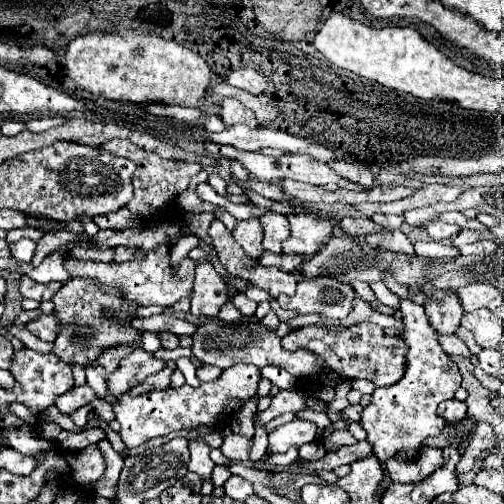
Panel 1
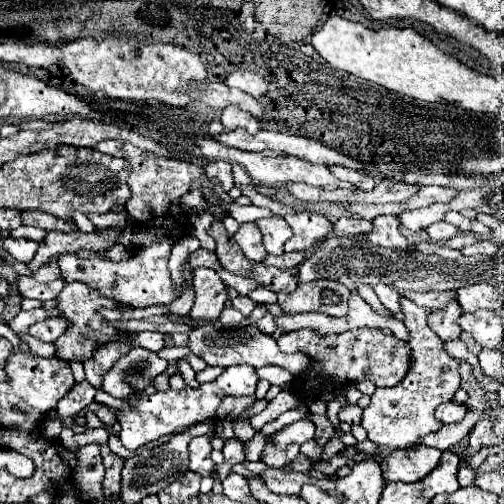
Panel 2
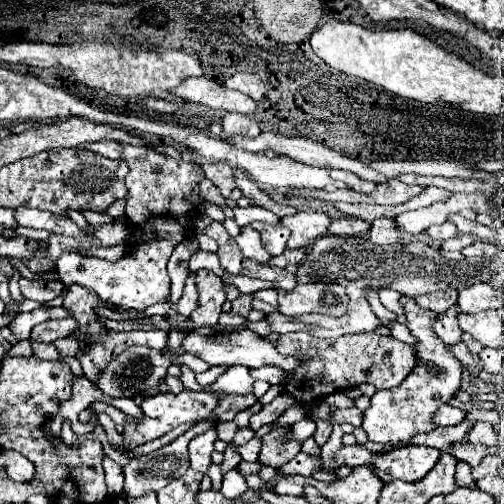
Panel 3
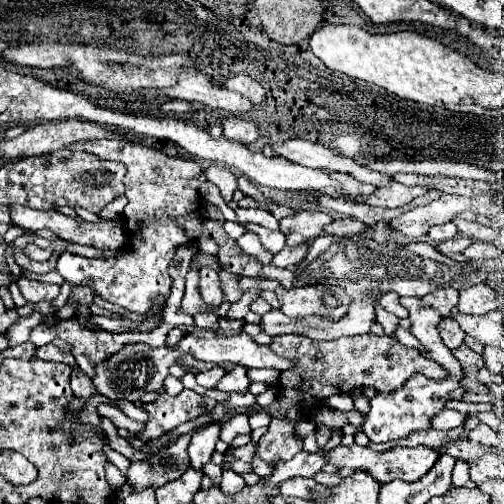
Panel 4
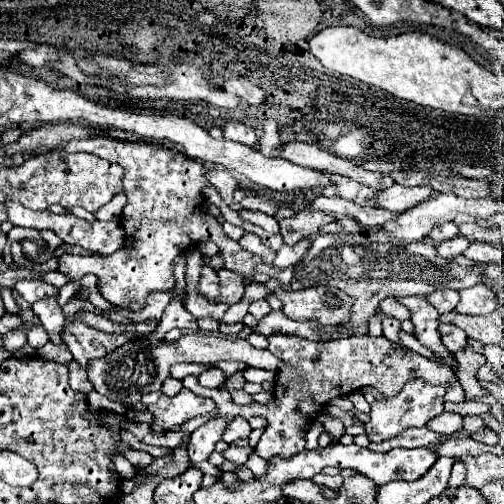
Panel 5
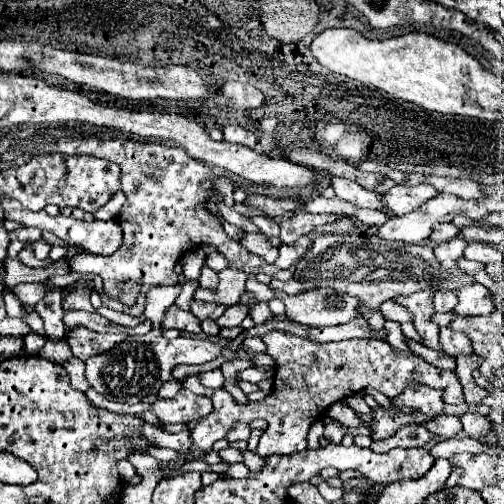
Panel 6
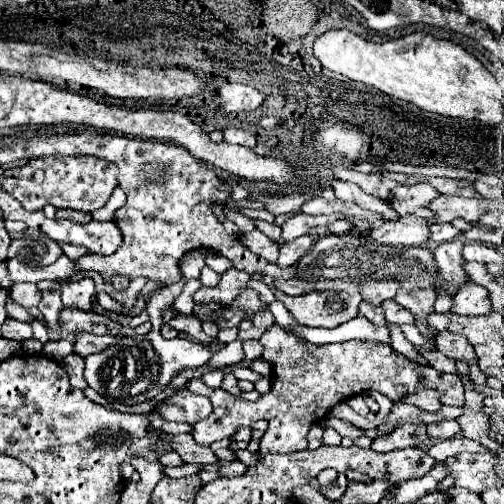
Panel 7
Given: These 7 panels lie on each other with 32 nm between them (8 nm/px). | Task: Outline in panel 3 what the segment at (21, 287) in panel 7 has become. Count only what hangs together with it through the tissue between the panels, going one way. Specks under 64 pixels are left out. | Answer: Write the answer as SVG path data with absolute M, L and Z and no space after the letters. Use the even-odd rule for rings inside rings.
M20 278L20 290L24 298L36 300L40 304L54 300L62 292L62 282L40 282L40 280L26 280Z

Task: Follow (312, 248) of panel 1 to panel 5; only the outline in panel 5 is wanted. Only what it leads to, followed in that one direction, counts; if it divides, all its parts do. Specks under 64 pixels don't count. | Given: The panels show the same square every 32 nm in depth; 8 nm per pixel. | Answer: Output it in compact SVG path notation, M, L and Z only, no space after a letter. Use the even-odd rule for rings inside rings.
M300 210L290 218L280 220L280 234L284 238L286 244L296 244L302 238L314 236L318 234L318 228L334 222L336 218L332 214L324 214L324 212L312 212L312 210Z

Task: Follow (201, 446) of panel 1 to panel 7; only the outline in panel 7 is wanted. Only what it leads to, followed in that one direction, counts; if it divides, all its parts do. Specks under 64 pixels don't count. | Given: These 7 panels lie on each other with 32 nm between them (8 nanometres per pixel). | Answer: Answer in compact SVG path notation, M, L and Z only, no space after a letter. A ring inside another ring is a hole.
M270 326L260 338L264 346L262 358L272 364L272 388L268 394L260 396L256 402L246 402L222 388L208 388L202 380L192 380L186 388L194 394L208 396L214 412L208 420L194 426L194 440L202 446L210 446L214 440L230 438L240 430L240 426L250 426L256 420L266 420L270 426L262 436L260 454L290 454L306 448L306 438L310 424L320 422L336 404L364 392L374 390L388 396L392 402L402 400L408 394L418 394L420 390L436 390L444 406L464 406L464 386L454 374L440 374L432 366L408 364L404 356L394 352L386 344L372 342L340 342L340 344L304 344L296 336L284 332L280 326Z

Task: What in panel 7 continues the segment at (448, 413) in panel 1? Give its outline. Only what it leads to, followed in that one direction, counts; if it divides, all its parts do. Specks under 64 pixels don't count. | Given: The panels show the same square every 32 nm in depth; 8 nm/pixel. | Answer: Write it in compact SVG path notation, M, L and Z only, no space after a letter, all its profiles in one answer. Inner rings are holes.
M442 420L436 424L428 424L426 428L430 438L440 438L440 440L448 440L460 434L460 424L456 420Z

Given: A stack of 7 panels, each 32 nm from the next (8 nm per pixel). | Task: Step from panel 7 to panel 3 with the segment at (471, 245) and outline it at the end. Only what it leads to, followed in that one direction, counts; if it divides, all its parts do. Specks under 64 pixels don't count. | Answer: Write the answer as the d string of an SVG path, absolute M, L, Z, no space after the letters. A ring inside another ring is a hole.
M482 240L474 242L472 246L462 250L464 256L486 256L486 258L494 258L494 256L498 256L498 252L500 250L492 242L482 242Z

